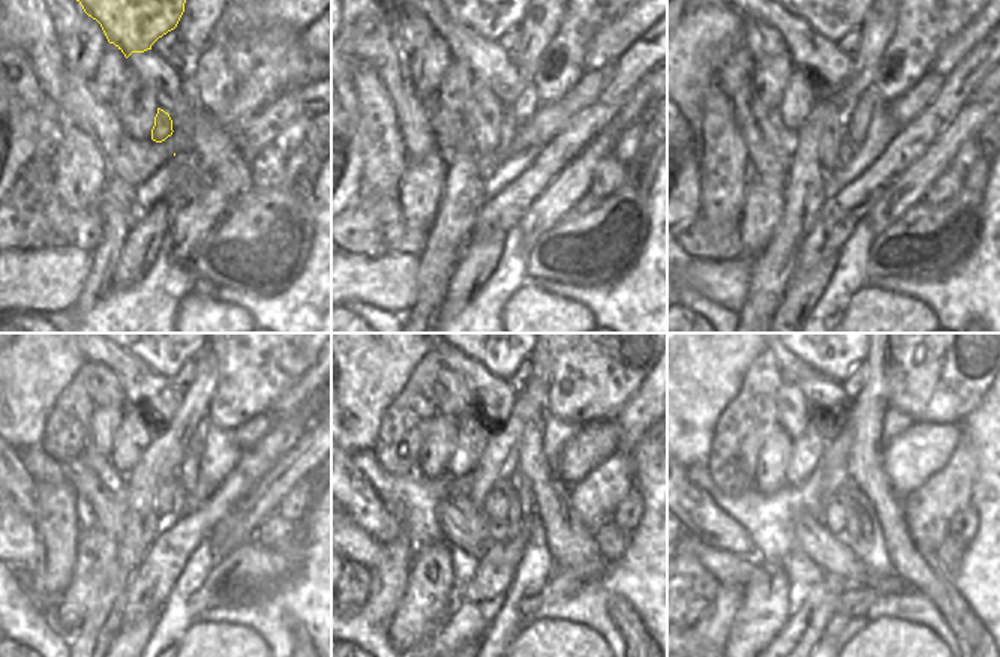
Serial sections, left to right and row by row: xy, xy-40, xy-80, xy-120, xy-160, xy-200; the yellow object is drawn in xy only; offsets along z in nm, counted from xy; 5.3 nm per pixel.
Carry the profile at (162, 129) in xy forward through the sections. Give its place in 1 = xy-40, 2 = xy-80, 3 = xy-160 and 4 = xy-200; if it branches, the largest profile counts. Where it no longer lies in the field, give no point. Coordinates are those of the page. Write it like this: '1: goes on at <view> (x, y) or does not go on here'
1: goes on at xy-40 (507, 129)
2: goes on at xy-80 (846, 150)
3: goes on at xy-160 (513, 527)
4: goes on at xy-200 (852, 531)

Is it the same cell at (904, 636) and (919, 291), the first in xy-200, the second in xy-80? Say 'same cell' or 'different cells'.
different cells

